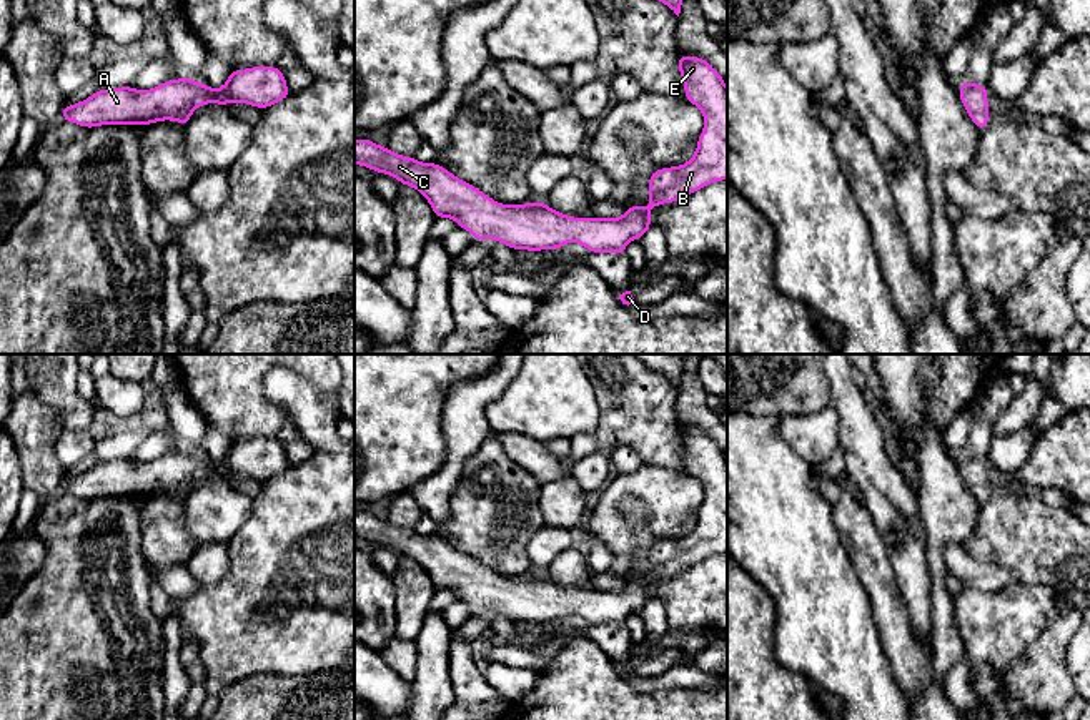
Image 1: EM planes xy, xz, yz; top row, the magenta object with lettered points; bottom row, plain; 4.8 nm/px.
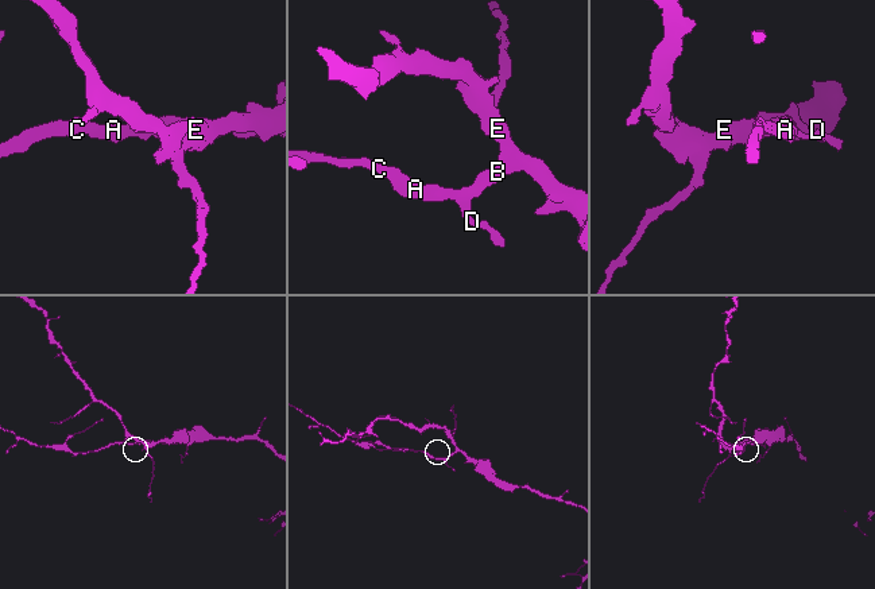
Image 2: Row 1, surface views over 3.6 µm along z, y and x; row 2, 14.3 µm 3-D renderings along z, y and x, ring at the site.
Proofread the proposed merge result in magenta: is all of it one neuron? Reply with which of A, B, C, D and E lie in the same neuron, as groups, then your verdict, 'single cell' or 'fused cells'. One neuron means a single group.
A B C D E | single cell

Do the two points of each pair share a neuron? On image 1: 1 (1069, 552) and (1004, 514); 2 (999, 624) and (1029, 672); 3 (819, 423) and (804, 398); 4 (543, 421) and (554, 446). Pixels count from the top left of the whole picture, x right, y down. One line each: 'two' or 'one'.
1: one
2: two
3: two
4: two

